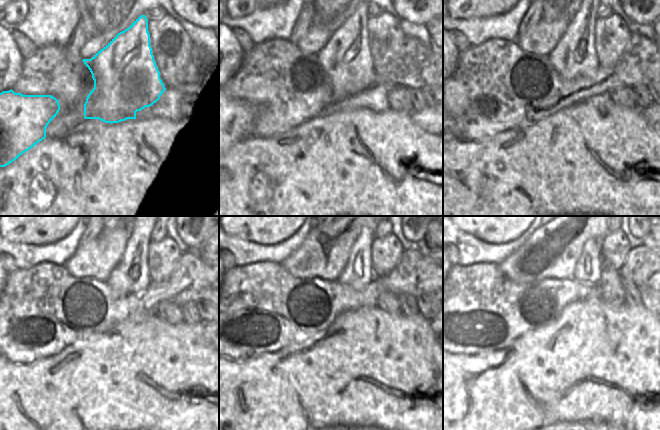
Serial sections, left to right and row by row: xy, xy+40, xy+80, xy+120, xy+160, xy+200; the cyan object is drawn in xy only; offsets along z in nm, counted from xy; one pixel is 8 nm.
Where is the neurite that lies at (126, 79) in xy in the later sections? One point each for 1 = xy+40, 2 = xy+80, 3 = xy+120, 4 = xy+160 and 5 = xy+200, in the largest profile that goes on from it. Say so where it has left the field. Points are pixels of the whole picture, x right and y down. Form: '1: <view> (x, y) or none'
1: xy+40 (347, 60)
2: xy+80 (575, 54)
3: xy+120 (131, 275)
4: xy+160 (357, 274)
5: xy+200 (587, 270)

